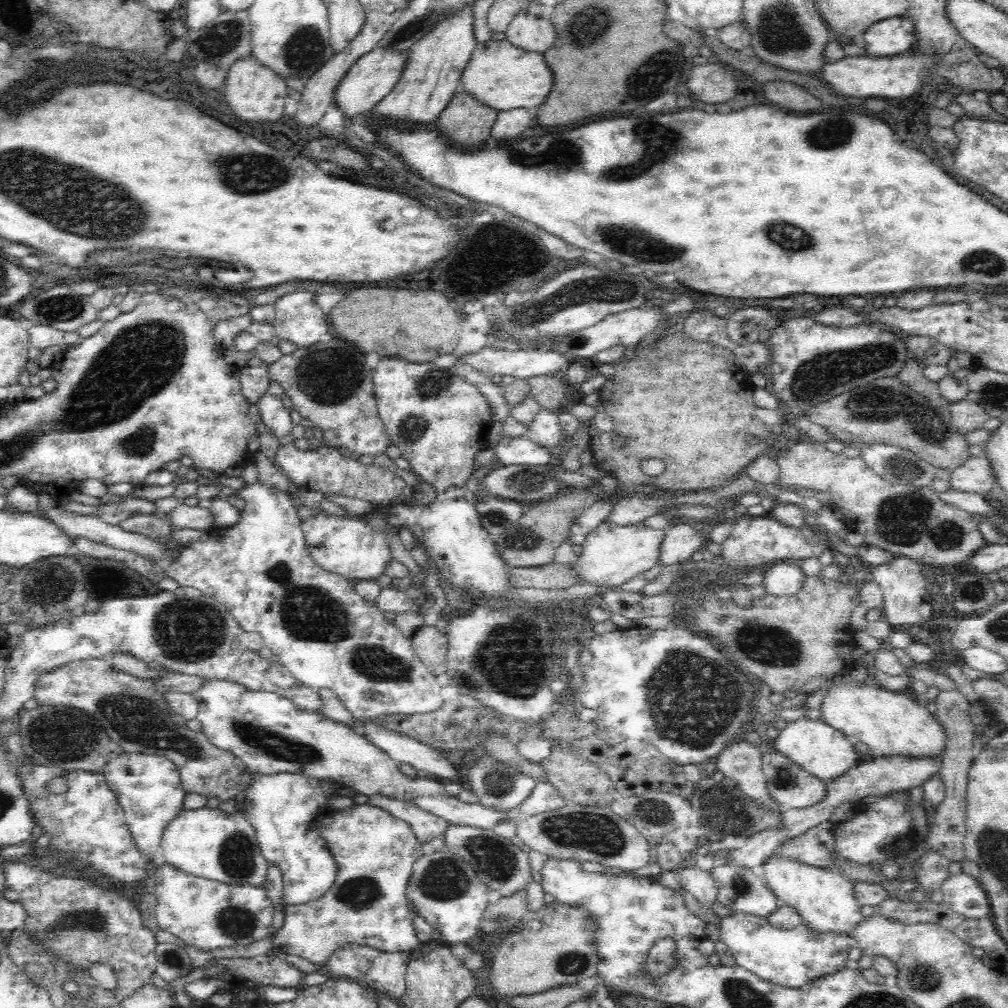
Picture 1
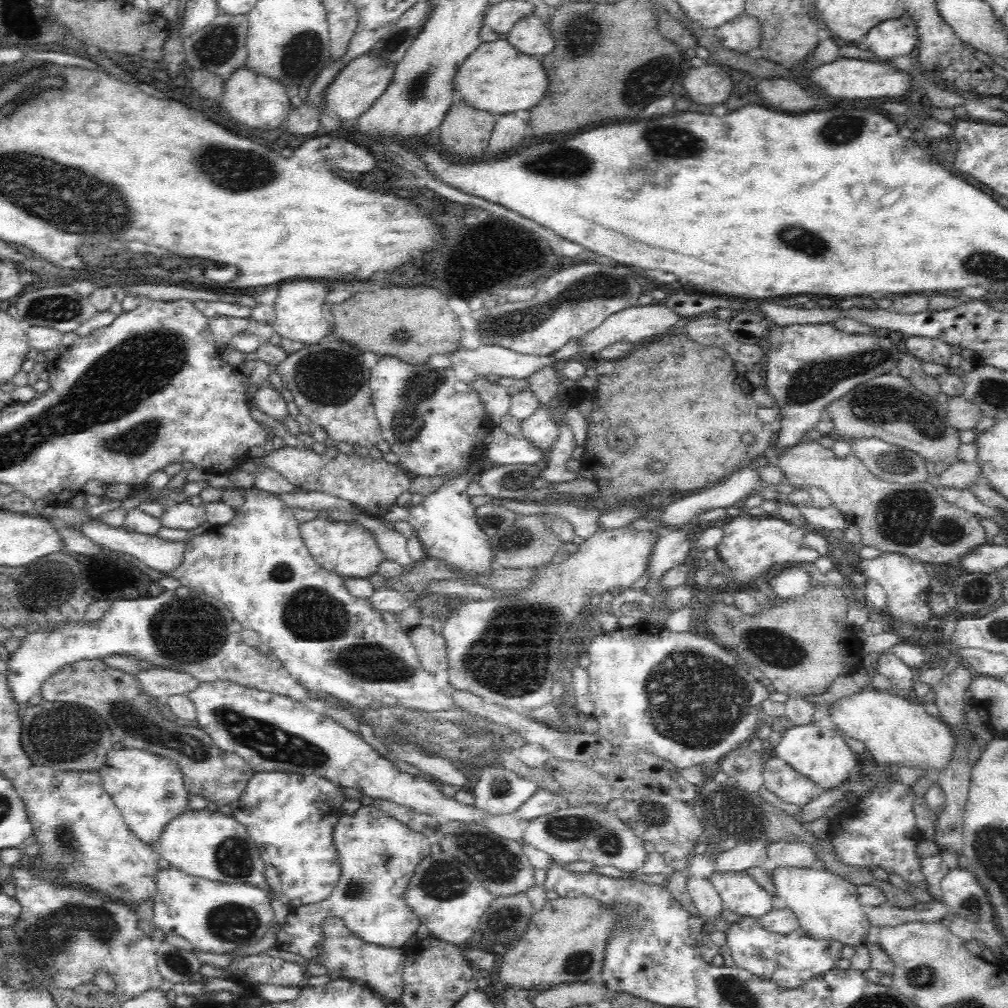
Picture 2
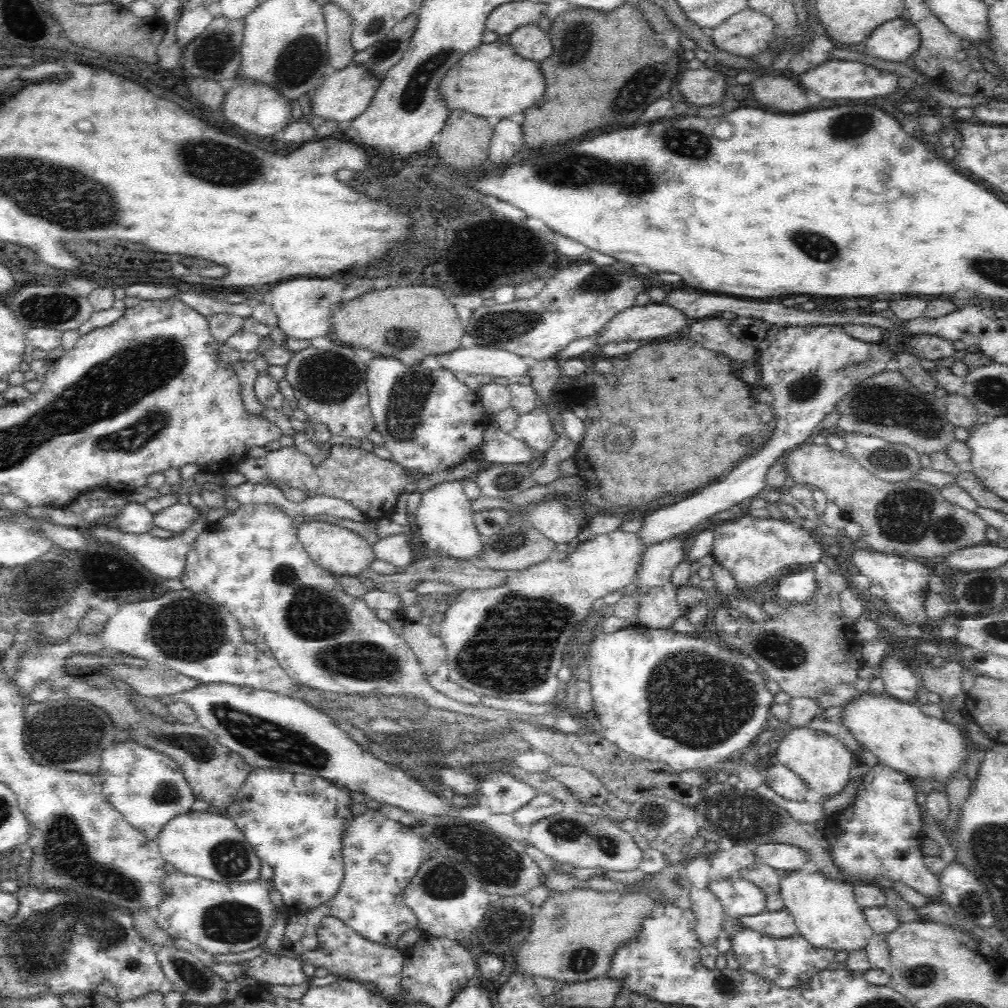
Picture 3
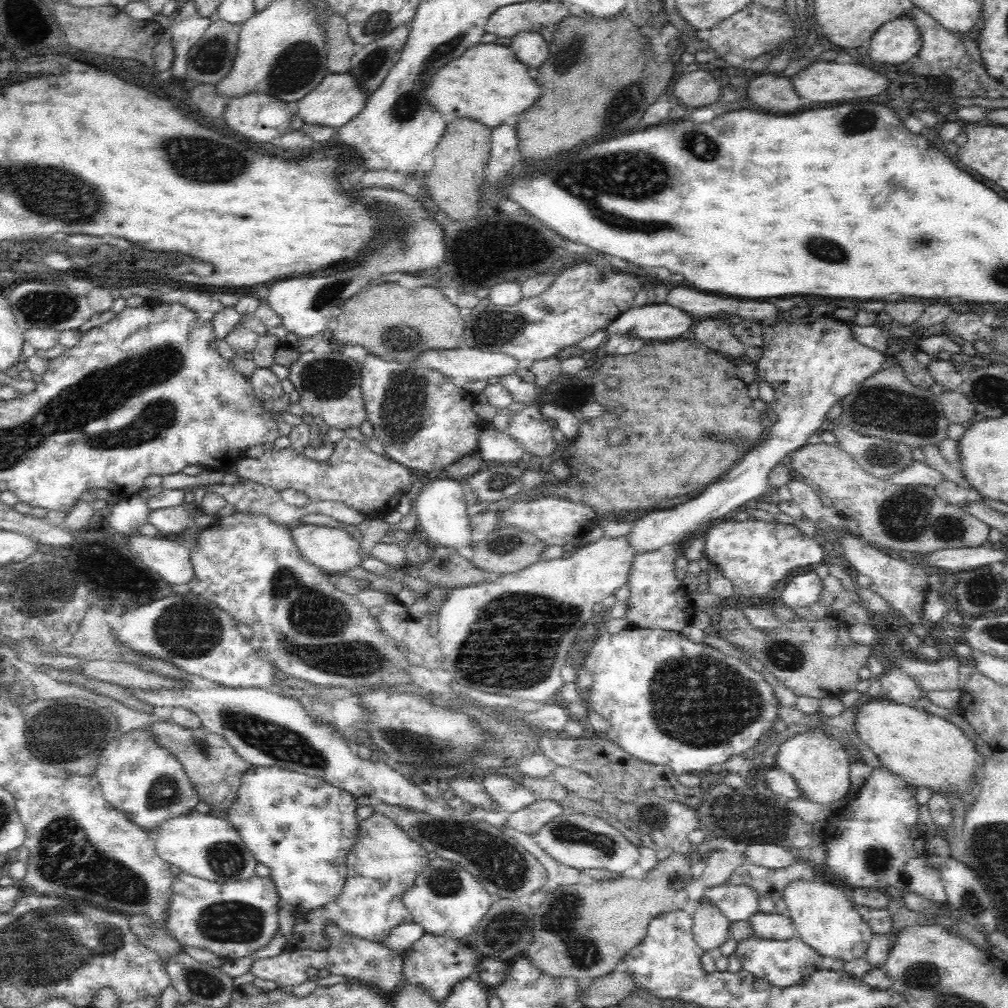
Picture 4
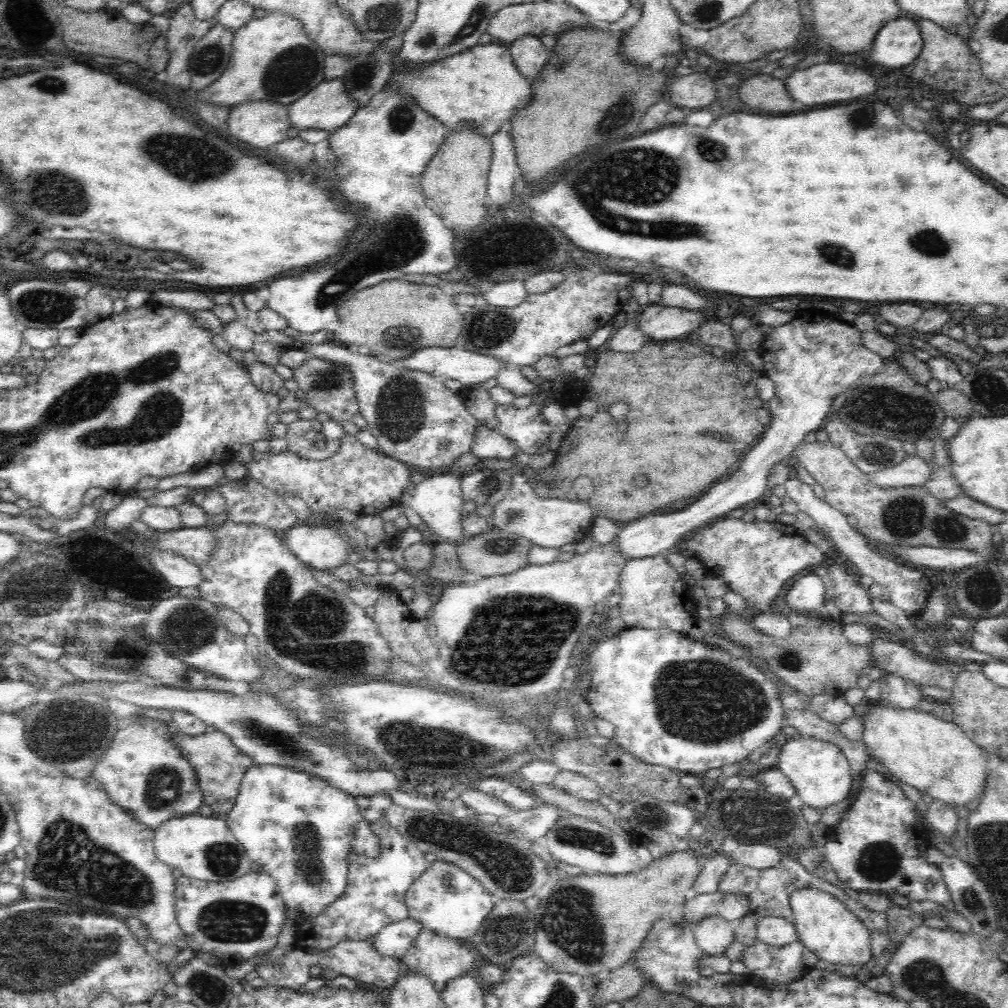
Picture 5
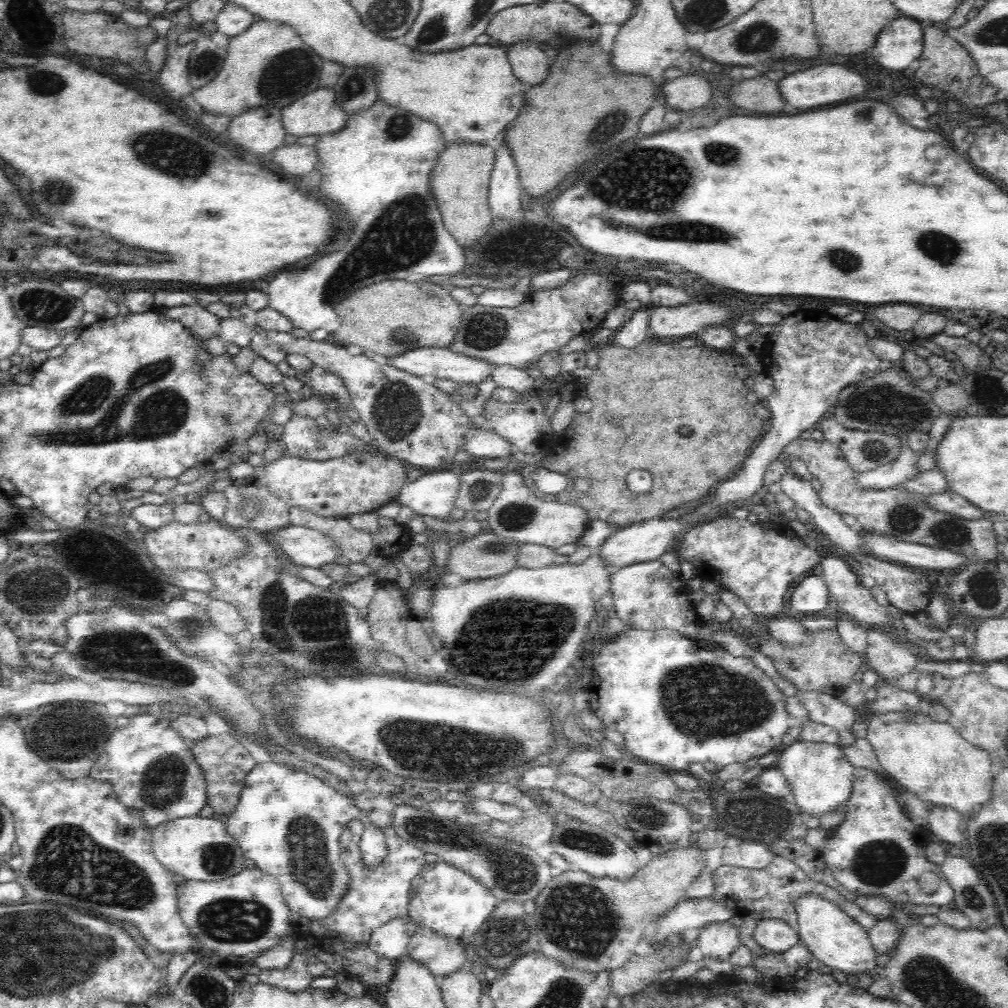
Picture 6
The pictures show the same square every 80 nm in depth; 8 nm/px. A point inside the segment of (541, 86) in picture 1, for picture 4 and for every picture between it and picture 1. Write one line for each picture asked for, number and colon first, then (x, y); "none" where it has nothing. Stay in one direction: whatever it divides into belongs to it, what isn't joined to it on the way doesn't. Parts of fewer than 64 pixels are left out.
2: (496, 78)
3: (491, 81)
4: (487, 83)

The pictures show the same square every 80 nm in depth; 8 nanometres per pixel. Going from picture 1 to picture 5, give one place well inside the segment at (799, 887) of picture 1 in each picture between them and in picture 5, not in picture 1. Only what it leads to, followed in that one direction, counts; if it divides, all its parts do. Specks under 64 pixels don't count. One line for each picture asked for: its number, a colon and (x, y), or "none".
2: (827, 907)
3: (824, 910)
4: (824, 918)
5: (824, 925)

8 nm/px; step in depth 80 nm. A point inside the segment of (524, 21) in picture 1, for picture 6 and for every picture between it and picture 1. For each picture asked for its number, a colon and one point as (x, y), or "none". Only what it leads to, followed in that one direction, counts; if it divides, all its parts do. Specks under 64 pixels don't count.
2: (530, 36)
3: (530, 42)
4: (530, 49)
5: (529, 55)
6: (528, 62)

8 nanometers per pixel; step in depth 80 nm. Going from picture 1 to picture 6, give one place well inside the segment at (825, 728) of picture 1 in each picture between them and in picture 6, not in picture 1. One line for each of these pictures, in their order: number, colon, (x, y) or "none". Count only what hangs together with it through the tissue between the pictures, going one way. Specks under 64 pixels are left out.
2: (817, 751)
3: (824, 763)
4: (820, 766)
5: (821, 776)
6: (820, 778)

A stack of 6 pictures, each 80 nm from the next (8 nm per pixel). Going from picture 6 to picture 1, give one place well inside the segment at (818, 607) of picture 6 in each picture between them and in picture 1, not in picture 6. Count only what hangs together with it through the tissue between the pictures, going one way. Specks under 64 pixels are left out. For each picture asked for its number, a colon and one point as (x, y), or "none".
1: (782, 579)
2: (793, 582)
3: (799, 587)
4: (805, 589)
5: (807, 595)

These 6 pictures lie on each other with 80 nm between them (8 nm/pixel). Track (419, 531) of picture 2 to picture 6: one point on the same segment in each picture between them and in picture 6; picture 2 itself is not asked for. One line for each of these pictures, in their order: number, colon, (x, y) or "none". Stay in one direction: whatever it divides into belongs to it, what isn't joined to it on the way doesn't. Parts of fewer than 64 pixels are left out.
3: (443, 521)
4: (440, 506)
5: (437, 499)
6: (433, 493)

